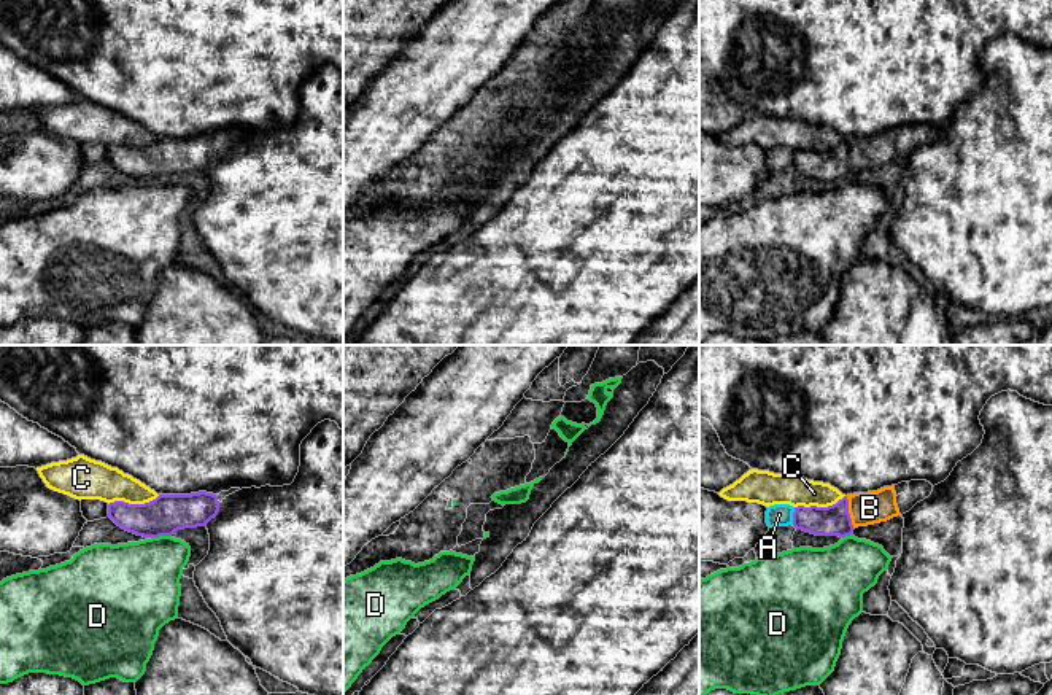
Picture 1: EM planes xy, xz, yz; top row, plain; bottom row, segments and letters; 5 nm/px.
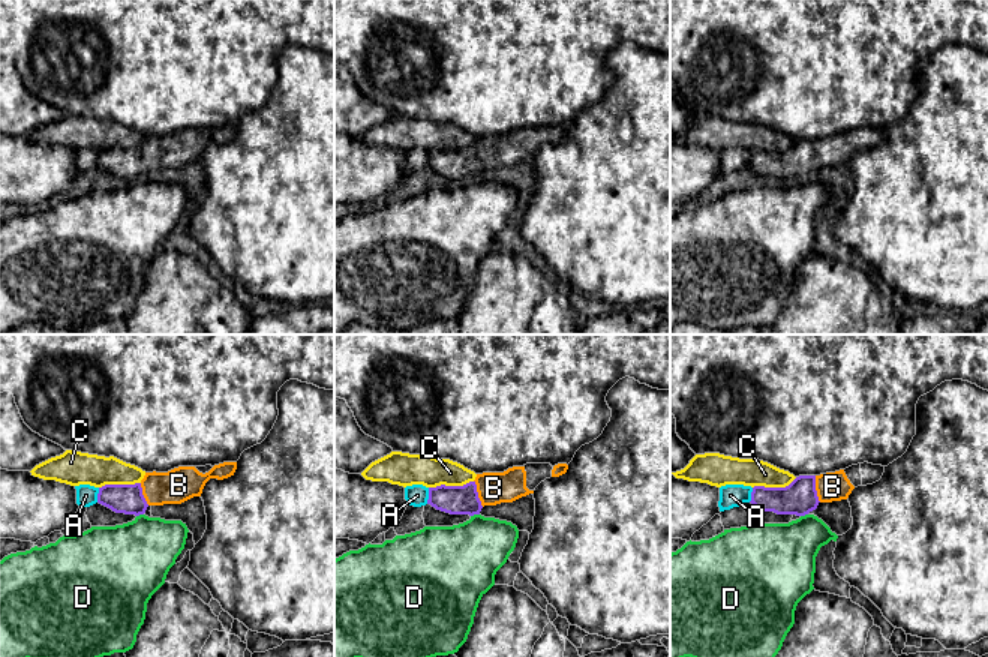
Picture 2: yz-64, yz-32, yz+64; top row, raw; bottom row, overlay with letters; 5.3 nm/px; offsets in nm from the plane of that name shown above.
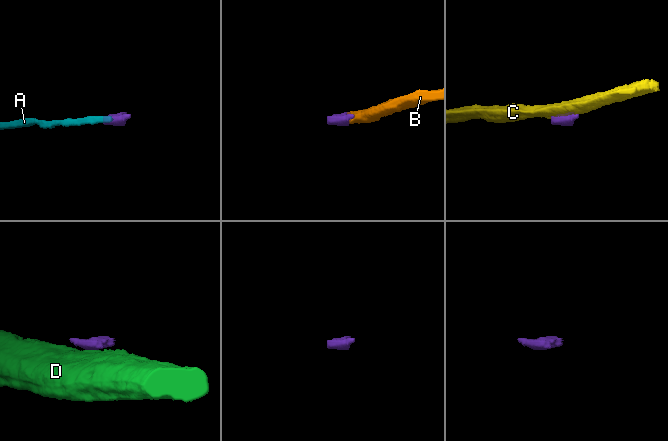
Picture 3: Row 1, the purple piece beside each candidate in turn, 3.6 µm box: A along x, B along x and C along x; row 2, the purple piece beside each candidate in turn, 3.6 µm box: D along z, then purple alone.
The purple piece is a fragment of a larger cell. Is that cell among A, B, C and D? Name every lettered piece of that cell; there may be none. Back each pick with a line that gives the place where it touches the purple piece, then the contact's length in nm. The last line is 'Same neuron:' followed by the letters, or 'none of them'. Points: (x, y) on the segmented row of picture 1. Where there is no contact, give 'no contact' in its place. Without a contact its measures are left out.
B: meets purple in yz at (847, 512); contact 170 nm long
Same neuron: B

